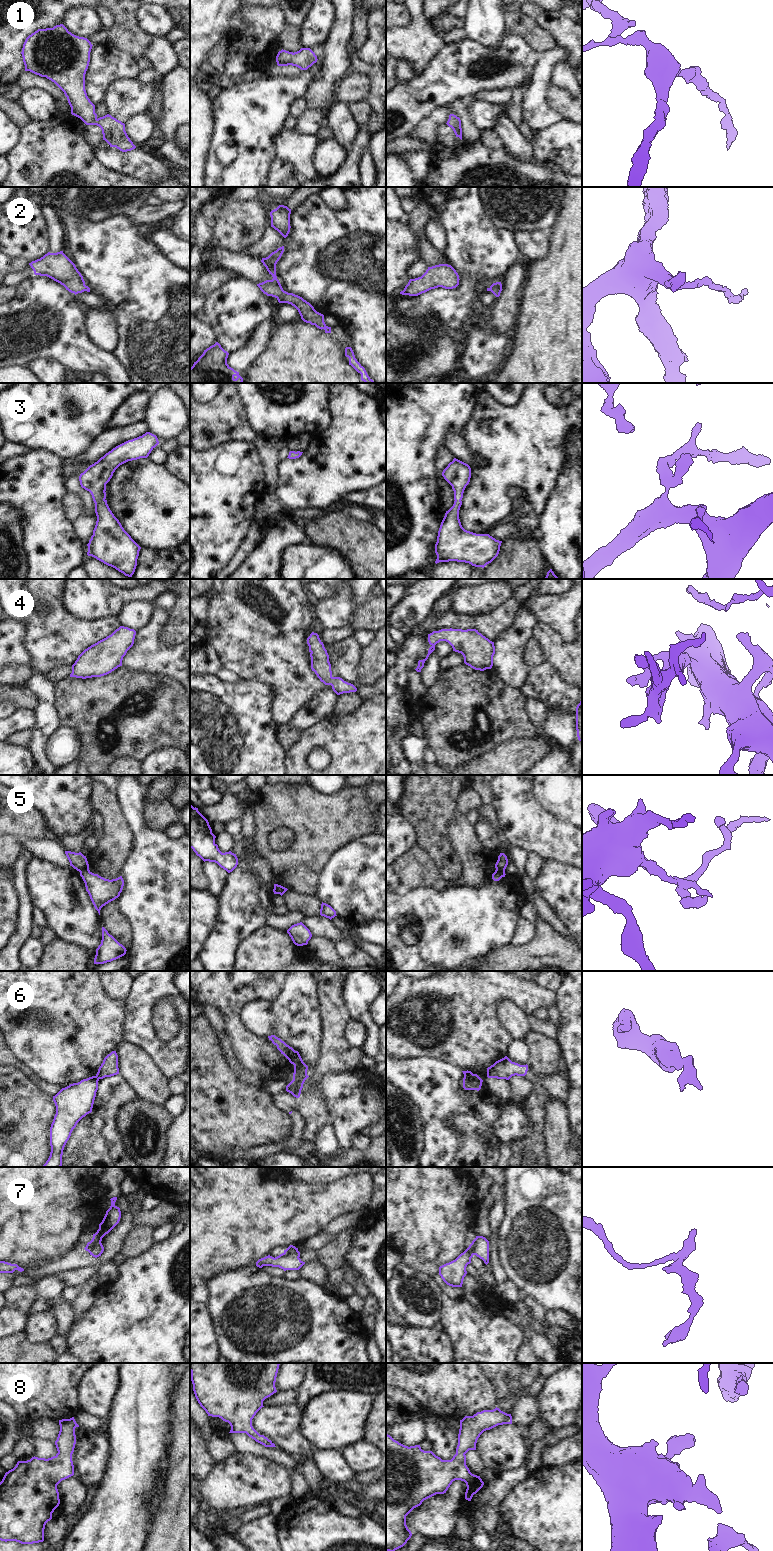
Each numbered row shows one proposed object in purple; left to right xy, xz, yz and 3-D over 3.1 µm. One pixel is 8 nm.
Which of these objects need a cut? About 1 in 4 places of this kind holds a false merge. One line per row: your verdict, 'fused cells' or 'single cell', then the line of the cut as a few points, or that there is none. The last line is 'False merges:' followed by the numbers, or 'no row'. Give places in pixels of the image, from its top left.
1: single cell | no cut
2: single cell | no cut
3: single cell | no cut
4: single cell | no cut
5: fused cells | xy (88, 867), (79, 871)
6: fused cells | yz (464, 1075), (470, 1078), (479, 1078)
7: single cell | no cut
8: single cell | no cut
False merges: 5, 6

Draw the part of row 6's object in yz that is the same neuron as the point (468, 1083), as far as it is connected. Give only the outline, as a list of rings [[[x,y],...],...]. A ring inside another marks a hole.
[[[464,1076],[463,1078],[463,1088],[465,1090],[477,1090],[479,1091],[481,1089],[483,1080],[481,1078],[468,1078]]]

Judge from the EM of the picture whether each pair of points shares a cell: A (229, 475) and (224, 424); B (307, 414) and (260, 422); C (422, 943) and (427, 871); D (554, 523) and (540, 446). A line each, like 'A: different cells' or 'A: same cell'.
A: different cells
B: same cell
C: different cells
D: different cells

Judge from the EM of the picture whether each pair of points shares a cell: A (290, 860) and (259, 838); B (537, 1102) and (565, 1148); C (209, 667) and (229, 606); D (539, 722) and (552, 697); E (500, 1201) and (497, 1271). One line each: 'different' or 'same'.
A: same
B: different
C: different
D: different
E: same

